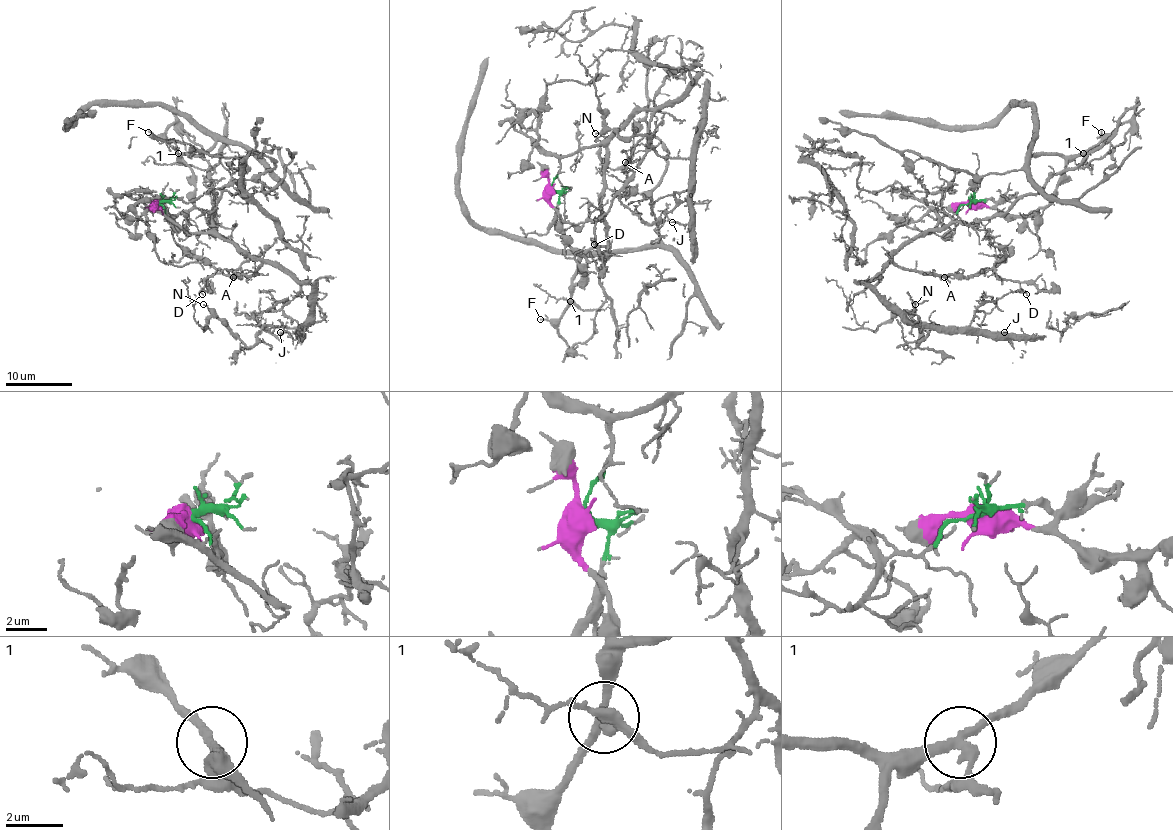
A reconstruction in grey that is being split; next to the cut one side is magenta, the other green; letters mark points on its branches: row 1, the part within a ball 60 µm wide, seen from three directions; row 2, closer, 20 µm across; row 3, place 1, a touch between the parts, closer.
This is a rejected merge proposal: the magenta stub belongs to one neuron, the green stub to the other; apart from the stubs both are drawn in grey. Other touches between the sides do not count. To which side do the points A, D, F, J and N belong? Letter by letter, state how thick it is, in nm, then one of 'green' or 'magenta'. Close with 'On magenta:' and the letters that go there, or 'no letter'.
A: 130 nm thick; green
D: 110 nm thick; green
F: 110 nm thick; magenta
J: 140 nm thick; green
N: 110 nm thick; green
On magenta: F

